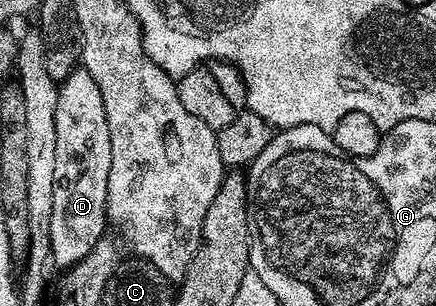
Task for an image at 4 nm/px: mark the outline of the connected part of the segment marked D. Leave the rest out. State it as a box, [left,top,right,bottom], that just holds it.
[49,66,113,270]

